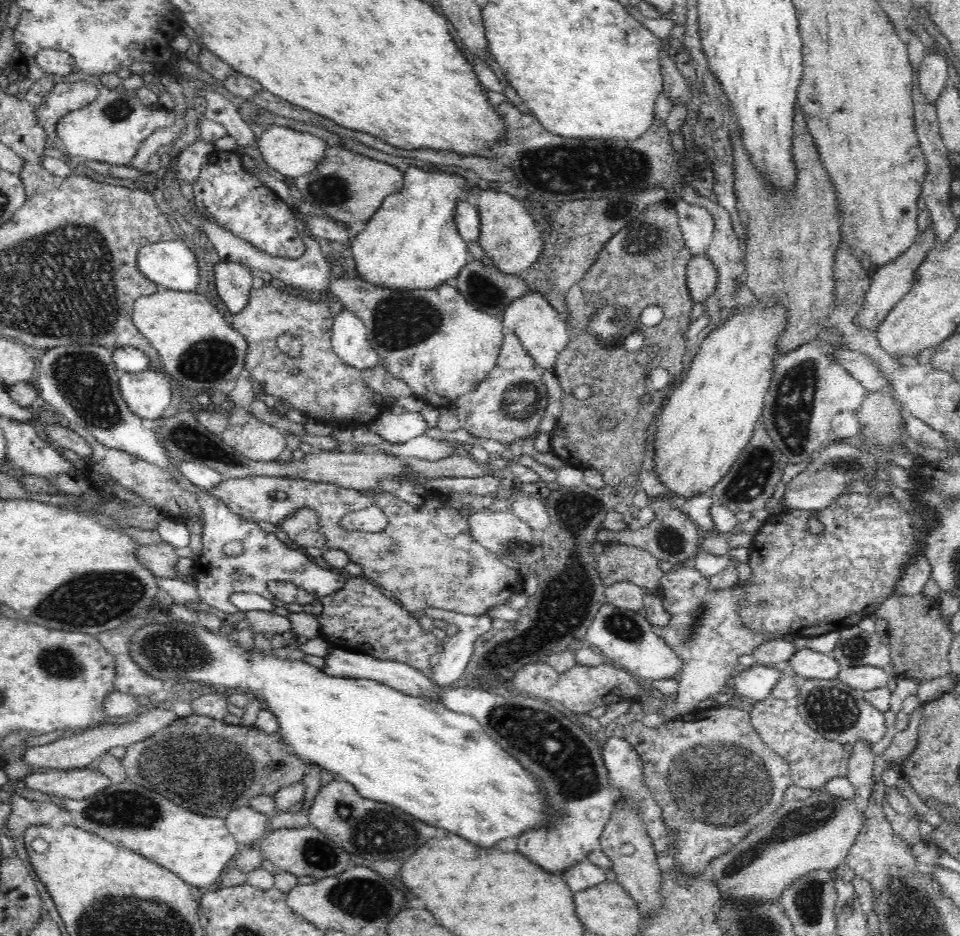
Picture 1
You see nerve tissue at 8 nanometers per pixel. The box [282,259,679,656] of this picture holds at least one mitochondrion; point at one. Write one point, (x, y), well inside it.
(399, 321)

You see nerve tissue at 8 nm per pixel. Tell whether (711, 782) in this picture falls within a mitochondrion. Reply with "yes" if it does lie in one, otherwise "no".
yes

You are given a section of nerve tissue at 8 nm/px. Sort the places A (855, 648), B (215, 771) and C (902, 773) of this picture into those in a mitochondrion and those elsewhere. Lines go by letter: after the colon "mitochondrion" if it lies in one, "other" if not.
A: mitochondrion
B: mitochondrion
C: other

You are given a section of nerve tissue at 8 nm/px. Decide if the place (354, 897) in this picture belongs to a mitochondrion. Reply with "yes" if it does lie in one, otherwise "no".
yes

